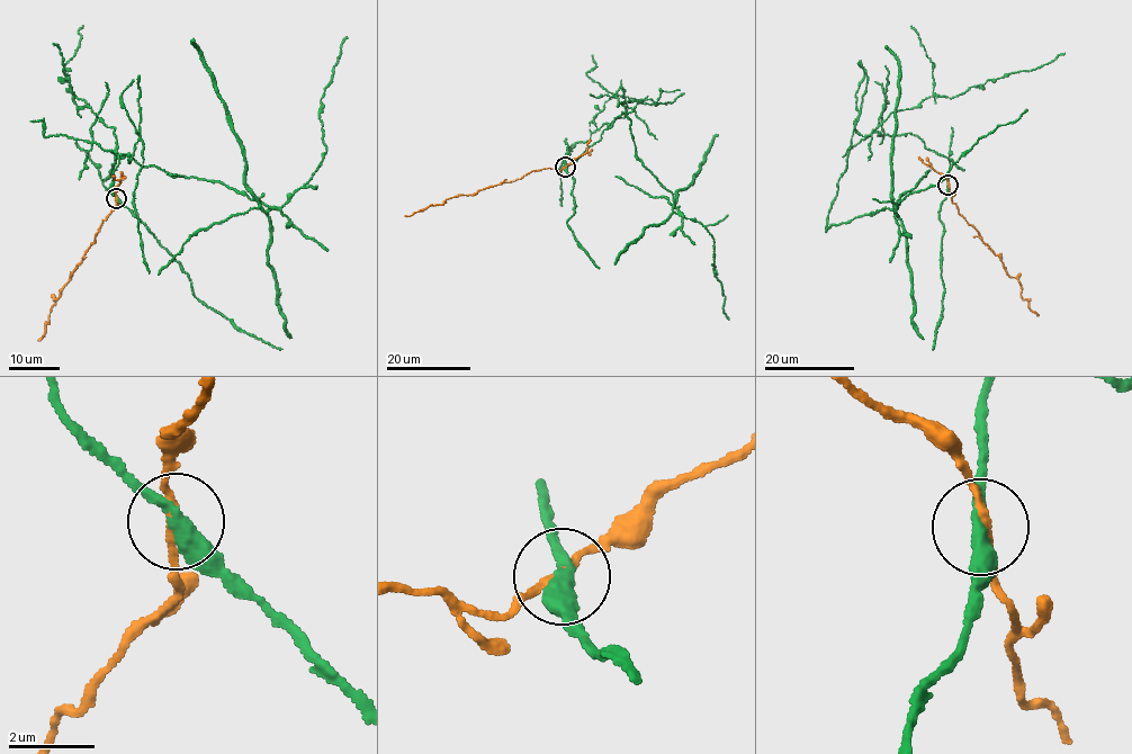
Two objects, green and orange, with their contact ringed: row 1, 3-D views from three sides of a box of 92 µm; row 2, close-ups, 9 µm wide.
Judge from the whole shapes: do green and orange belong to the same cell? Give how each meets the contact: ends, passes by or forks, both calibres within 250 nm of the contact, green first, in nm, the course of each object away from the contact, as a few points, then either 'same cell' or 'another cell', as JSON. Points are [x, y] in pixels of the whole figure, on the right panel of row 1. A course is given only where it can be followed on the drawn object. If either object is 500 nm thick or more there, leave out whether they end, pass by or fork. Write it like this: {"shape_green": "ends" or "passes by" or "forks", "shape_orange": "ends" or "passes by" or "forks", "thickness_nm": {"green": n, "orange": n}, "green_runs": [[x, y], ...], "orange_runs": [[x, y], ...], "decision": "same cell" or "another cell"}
{"shape_green": "passes by", "shape_orange": "passes by", "thickness_nm": {"green": 360, "orange": 190}, "green_runs": [[948, 185], [951, 161], [909, 133], [862, 136], [858, 117], [825, 231], [886, 207], [897, 216], [1027, 109]], "orange_runs": [[948, 185], [959, 215], [999, 257], [1006, 274], [1016, 278], [1021, 297], [1038, 315]], "decision": "another cell"}

